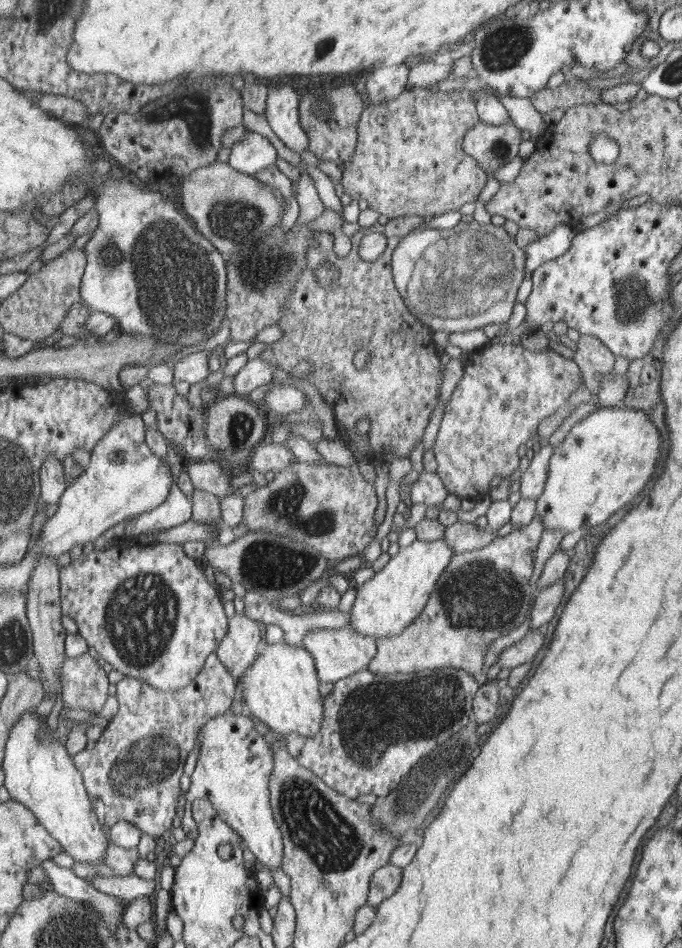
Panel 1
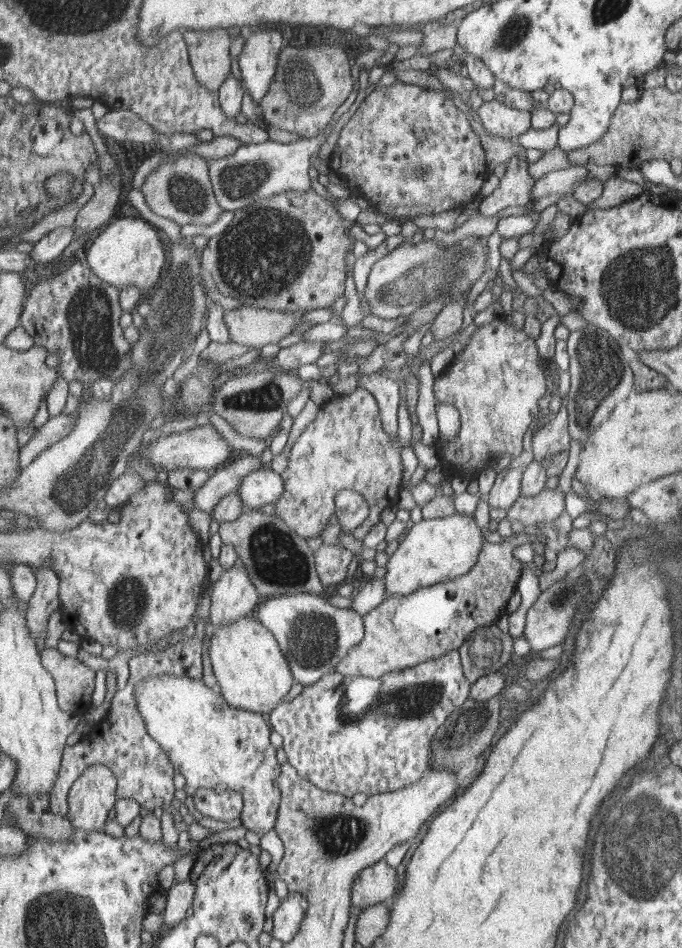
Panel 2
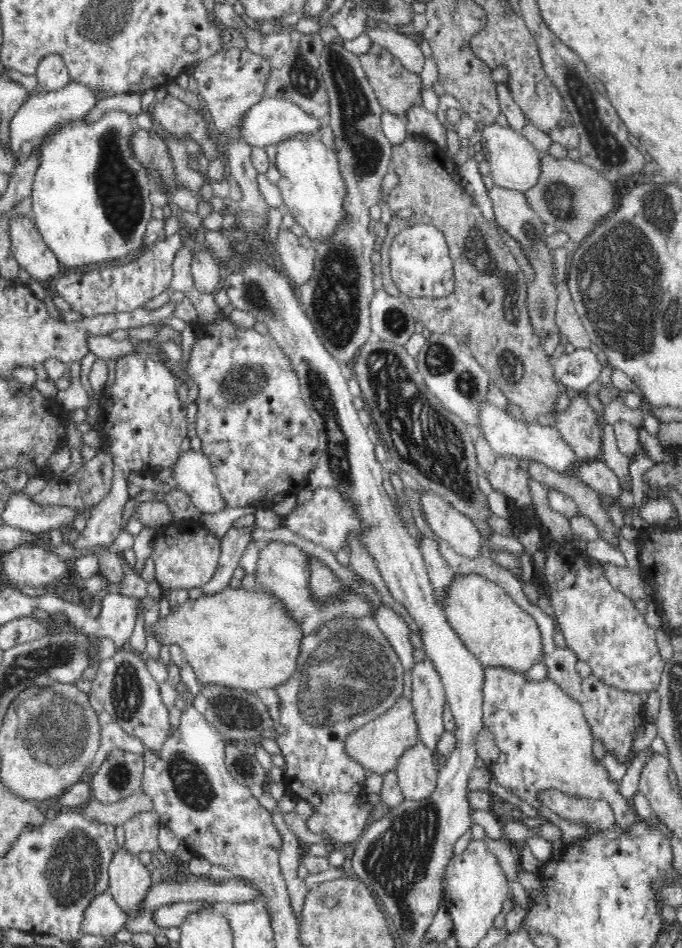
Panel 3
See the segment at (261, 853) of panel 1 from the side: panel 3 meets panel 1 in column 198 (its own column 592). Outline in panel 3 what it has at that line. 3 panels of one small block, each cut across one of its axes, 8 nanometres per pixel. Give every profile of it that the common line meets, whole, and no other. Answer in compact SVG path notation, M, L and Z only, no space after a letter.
M506 665L484 667L481 698L483 727L494 734L500 750L498 760L488 766L492 777L500 786L540 811L538 817L543 817L544 822L555 824L560 829L563 843L571 844L576 838L589 837L590 823L559 816L541 803L541 792L558 791L574 799L607 802L612 809L613 824L622 829L640 821L630 800L620 794L620 782L615 782L603 762L597 762L592 756L593 733L582 715L580 703L552 679L528 681L524 673Z

